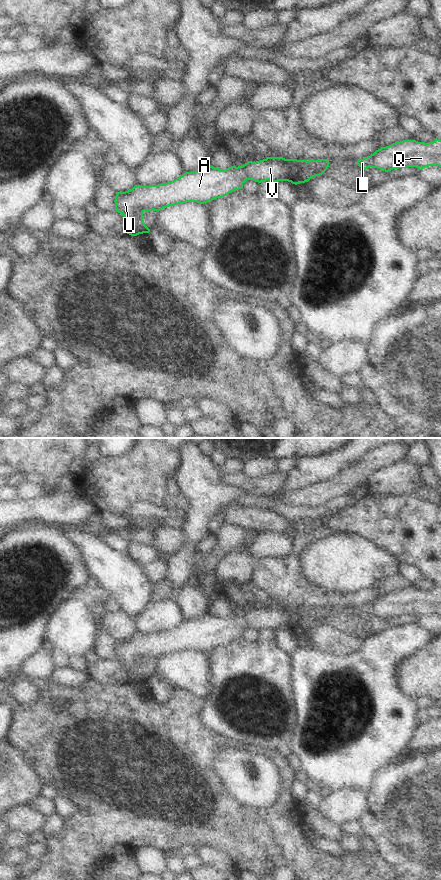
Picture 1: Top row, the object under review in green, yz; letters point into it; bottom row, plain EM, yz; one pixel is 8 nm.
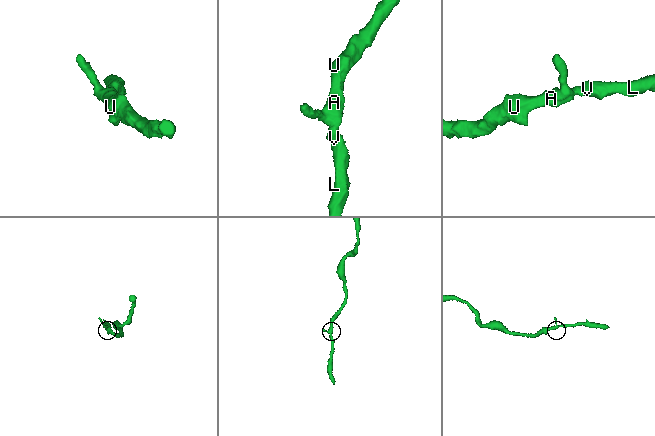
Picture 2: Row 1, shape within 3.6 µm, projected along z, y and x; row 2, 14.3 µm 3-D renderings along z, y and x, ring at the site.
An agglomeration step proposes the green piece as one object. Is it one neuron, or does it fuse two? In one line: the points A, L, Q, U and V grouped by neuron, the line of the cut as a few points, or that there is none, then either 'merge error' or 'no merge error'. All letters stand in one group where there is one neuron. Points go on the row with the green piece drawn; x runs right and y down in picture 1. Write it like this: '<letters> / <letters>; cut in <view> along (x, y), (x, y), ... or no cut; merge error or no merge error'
A L Q U V; no cut; no merge error

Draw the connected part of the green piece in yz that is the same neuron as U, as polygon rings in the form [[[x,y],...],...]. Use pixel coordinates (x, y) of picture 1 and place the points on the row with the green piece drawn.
[[[266,157],[260,161],[248,161],[242,166],[231,166],[225,170],[206,165],[202,169],[195,172],[185,172],[179,178],[159,185],[141,186],[135,185],[132,189],[125,192],[118,192],[115,196],[115,210],[122,214],[127,221],[127,234],[137,236],[143,233],[149,233],[150,229],[143,221],[144,211],[157,211],[174,206],[176,204],[184,204],[186,202],[197,202],[204,204],[217,198],[222,198],[229,193],[243,188],[243,184],[247,180],[253,180],[261,183],[267,180],[278,182],[288,181],[292,184],[308,182],[312,177],[322,175],[329,167],[327,159],[319,160],[297,160],[285,159],[283,157]]]

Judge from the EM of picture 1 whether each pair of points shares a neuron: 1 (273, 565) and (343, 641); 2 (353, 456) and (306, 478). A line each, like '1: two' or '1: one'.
1: two
2: one

